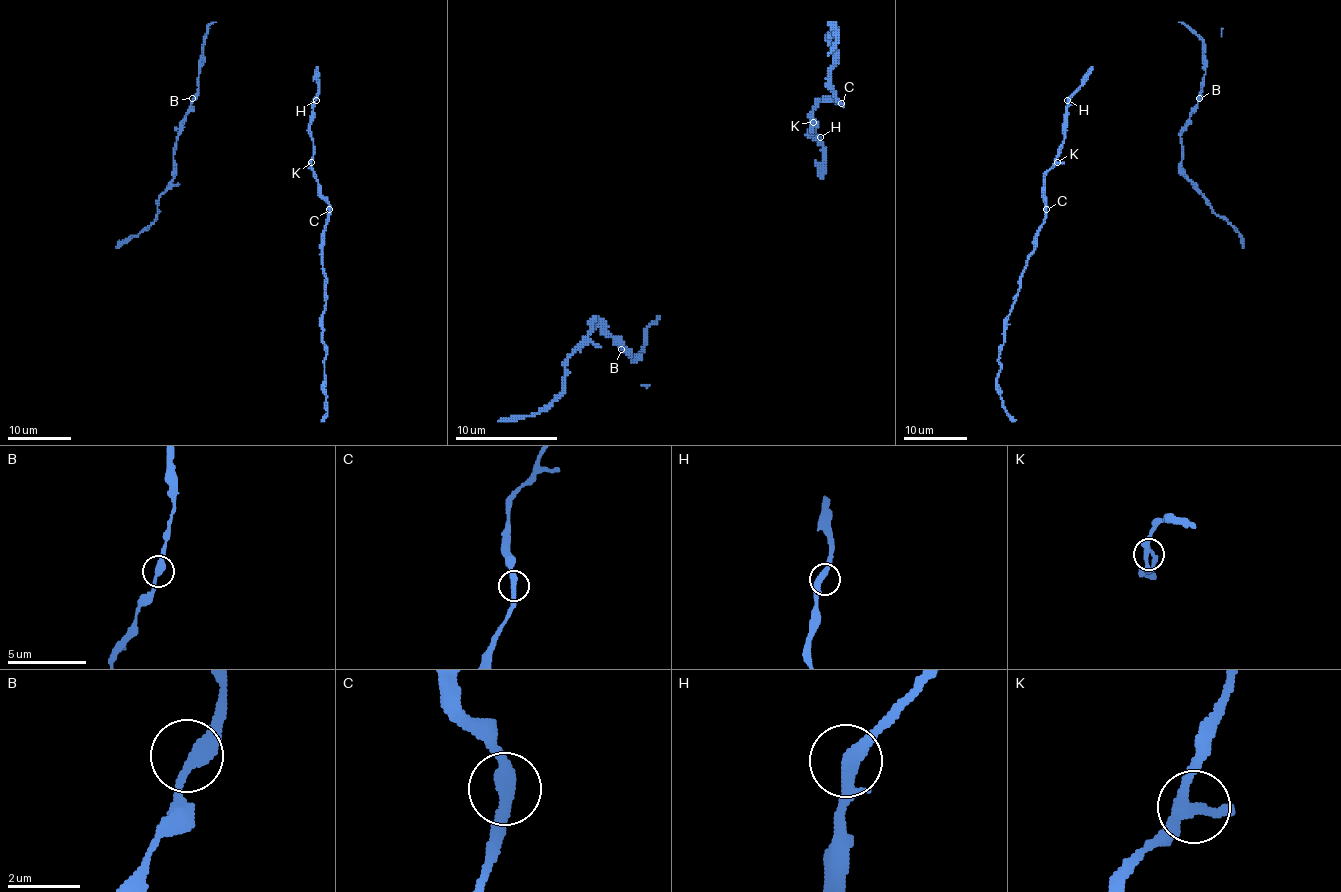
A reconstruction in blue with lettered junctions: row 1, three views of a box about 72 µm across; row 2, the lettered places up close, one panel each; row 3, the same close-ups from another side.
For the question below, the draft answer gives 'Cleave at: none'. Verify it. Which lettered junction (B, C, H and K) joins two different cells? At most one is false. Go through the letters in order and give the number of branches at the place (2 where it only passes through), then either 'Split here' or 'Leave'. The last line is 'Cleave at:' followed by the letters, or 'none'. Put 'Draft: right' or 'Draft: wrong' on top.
Draft: right
B: Branches: 2. Leave
C: Branches: 2. Leave
H: Branches: 2. Leave
K: Branches: 2. Leave
Cleave at: none

